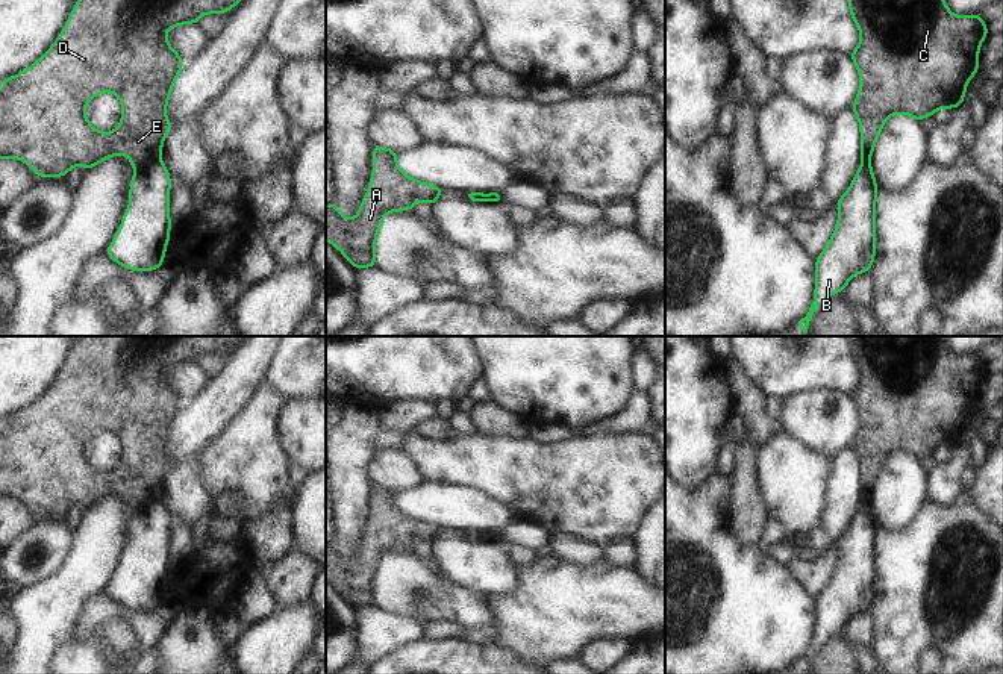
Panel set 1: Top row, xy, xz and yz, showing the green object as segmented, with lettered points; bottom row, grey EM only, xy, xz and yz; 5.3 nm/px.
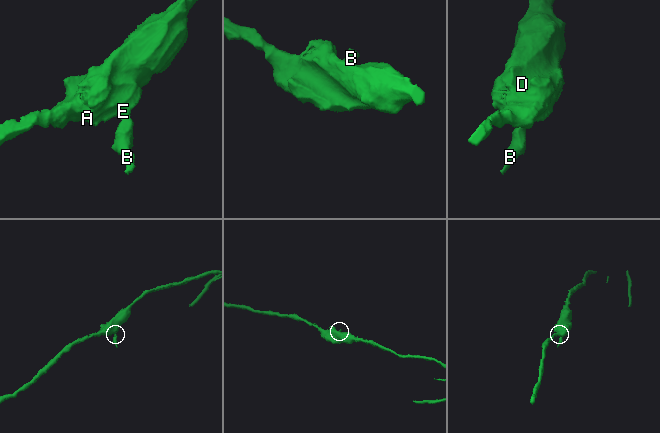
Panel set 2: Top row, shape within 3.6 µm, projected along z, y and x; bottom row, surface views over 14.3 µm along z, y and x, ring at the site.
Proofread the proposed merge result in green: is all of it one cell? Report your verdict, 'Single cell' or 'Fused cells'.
Fused cells

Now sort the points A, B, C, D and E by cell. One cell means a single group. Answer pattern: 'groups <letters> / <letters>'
groups A C D E / B

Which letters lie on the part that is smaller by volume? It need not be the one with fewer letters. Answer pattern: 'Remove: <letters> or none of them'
Remove: B

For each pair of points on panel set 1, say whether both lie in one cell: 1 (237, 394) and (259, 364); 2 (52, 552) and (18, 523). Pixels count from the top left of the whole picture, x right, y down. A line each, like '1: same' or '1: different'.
1: same
2: different

